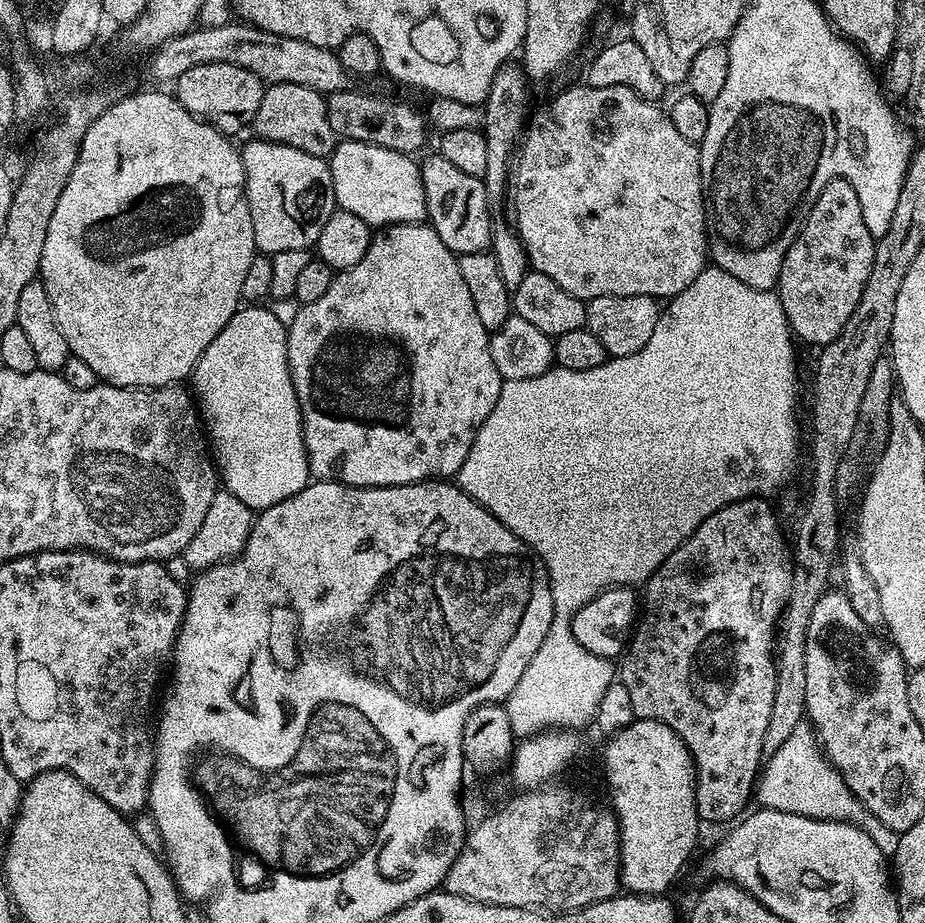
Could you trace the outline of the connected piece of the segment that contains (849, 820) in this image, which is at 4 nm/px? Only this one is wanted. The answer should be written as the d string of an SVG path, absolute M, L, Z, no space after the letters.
M807 723L799 724L790 738L774 750L772 756L763 761L758 783L754 788L754 796L759 807L770 810L782 810L786 814L802 814L802 818L818 818L819 820L845 820L847 824L857 824L870 838L878 850L882 850L885 858L895 857L900 841L900 833L890 830L890 826L882 826L874 814L864 809L864 804L846 786L842 774L829 762L819 744L816 733Z

